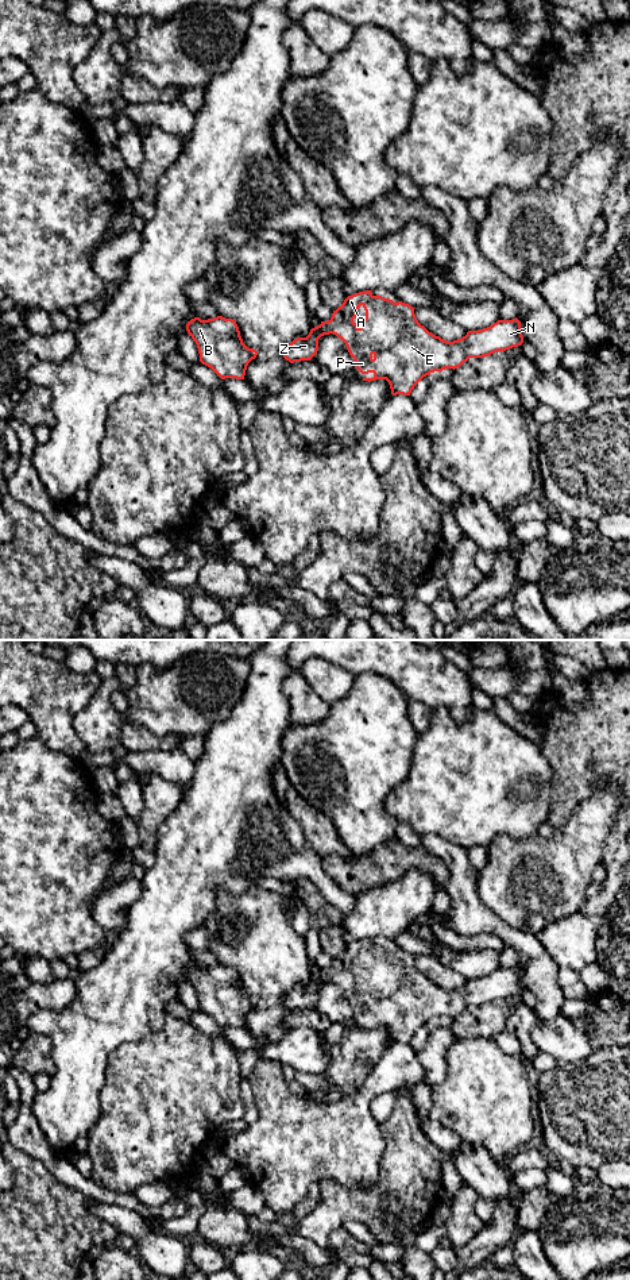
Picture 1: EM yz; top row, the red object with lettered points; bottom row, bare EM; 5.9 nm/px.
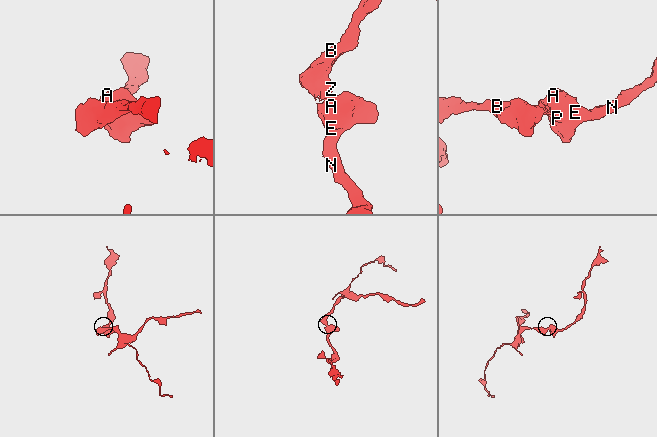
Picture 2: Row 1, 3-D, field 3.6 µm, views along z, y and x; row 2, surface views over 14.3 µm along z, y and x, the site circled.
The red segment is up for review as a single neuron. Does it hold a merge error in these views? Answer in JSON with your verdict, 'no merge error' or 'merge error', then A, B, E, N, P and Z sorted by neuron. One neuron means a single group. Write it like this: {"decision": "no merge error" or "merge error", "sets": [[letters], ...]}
{"decision": "no merge error", "sets": [["A", "B", "E", "N", "P", "Z"]]}

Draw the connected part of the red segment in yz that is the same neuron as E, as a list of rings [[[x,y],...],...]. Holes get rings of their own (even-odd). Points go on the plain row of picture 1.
[[[366,938],[348,944],[344,951],[333,959],[332,965],[312,976],[306,986],[294,987],[285,996],[283,1006],[290,1011],[310,1009],[317,1002],[318,987],[329,982],[336,983],[345,991],[349,1003],[356,1010],[356,1017],[362,1022],[374,1022],[372,1026],[363,1026],[363,1029],[386,1028],[393,1044],[410,1044],[414,1034],[430,1021],[445,1017],[455,1018],[469,1006],[488,1005],[523,991],[521,969],[517,965],[513,968],[498,968],[487,976],[468,979],[461,987],[448,990],[421,974],[416,967],[411,953],[402,949],[394,951],[382,944],[374,944],[371,938]],[[360,953],[366,959],[366,965],[362,972],[357,974],[353,967]]]

